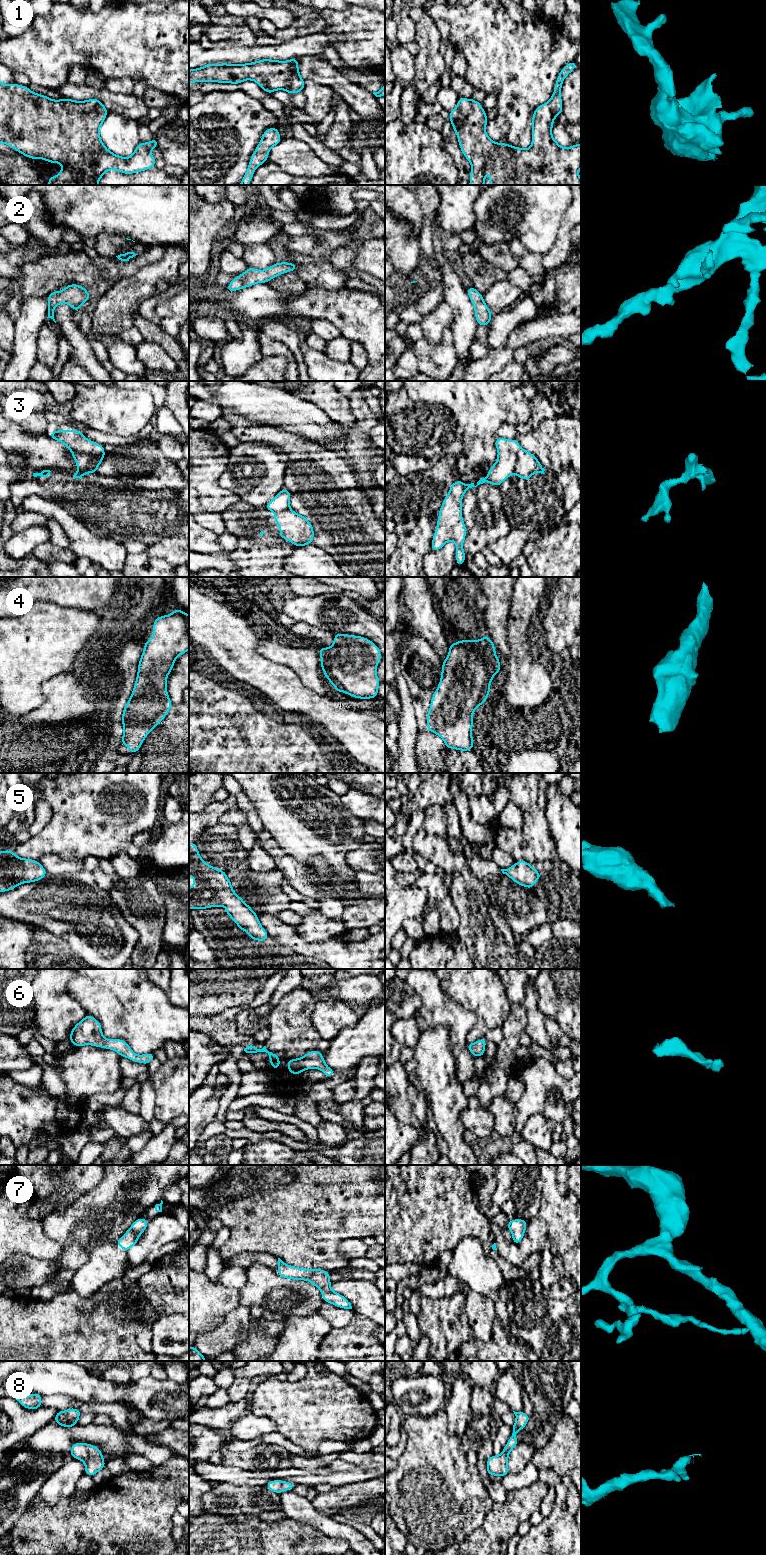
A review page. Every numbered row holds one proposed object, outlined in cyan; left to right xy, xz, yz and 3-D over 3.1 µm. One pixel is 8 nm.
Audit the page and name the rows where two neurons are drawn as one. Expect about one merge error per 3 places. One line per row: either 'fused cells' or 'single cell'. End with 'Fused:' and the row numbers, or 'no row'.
1: single cell
2: single cell
3: fused cells
4: single cell
5: single cell
6: single cell
7: single cell
8: single cell
Fused: 3

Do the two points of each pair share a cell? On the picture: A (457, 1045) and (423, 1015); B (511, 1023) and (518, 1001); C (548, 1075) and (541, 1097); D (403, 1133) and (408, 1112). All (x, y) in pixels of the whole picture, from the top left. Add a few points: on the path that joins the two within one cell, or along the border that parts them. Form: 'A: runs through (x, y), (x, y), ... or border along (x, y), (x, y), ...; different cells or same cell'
A: runs through (457, 1032), (457, 1028), (444, 1015), (436, 1015); same cell
B: runs through (516, 1018), (517, 1006); same cell
C: runs through (544, 1080), (543, 1092); same cell
D: border along (395, 1115), (404, 1124), (417, 1128), (426, 1125); different cells

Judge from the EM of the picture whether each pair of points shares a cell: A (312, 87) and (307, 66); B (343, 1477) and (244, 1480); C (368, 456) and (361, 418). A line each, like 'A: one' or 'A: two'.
A: two
B: one
C: one

